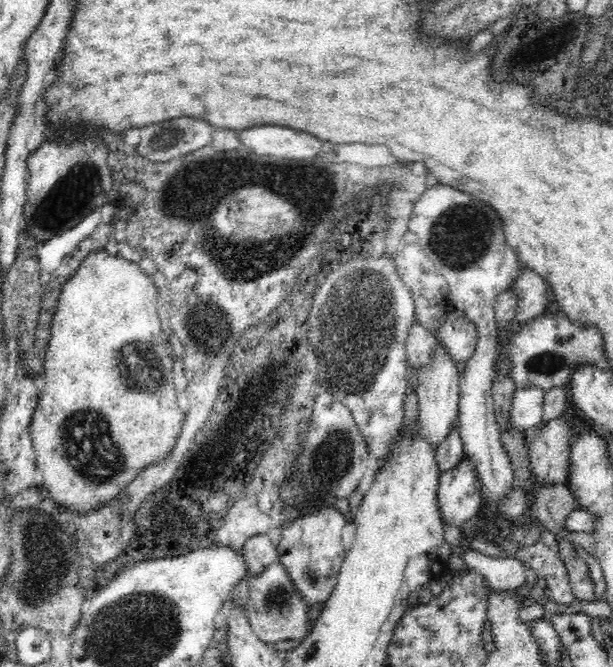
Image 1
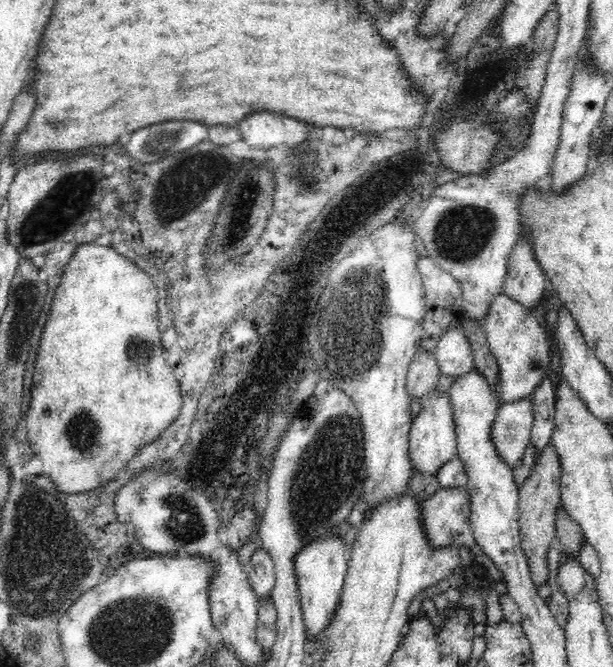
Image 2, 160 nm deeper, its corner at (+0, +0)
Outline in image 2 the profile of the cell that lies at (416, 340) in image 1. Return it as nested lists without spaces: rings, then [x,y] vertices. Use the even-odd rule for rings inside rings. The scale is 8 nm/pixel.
[[[419,348],[407,372],[405,386],[407,393],[414,398],[422,398],[424,394],[436,388],[440,375],[435,353],[428,353]]]

